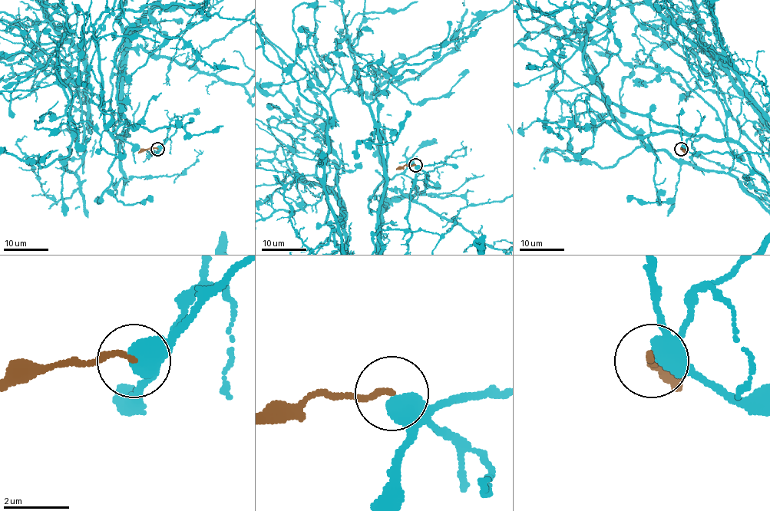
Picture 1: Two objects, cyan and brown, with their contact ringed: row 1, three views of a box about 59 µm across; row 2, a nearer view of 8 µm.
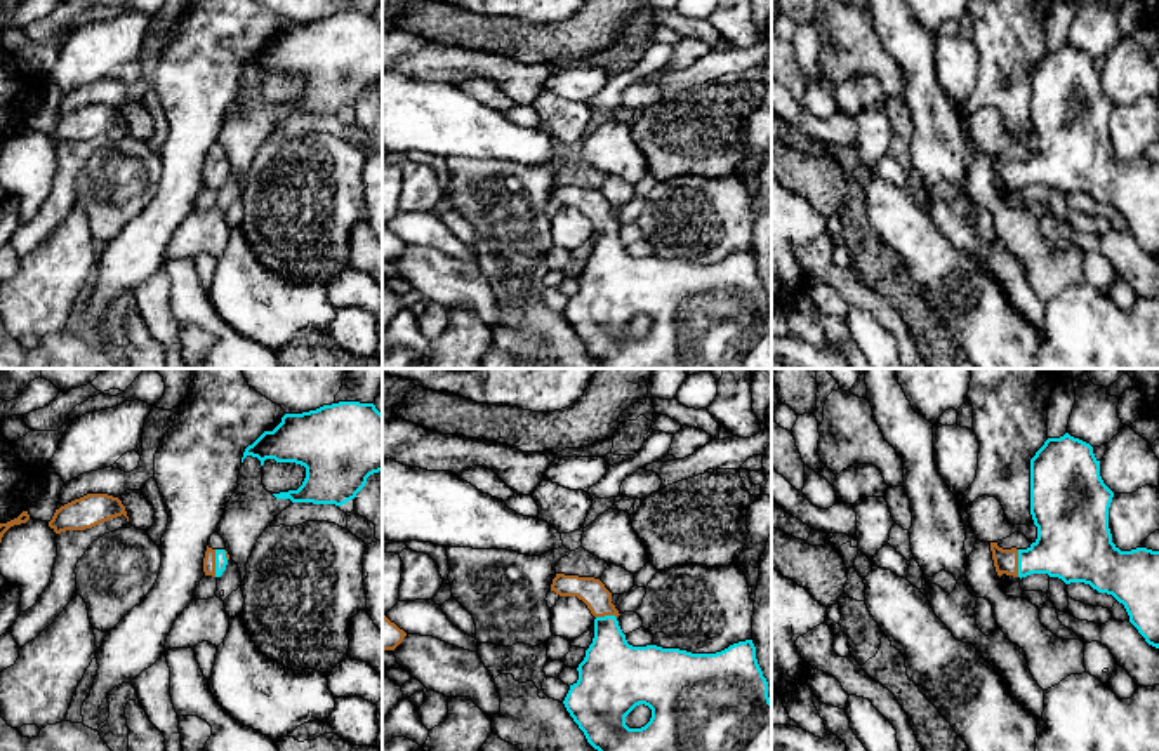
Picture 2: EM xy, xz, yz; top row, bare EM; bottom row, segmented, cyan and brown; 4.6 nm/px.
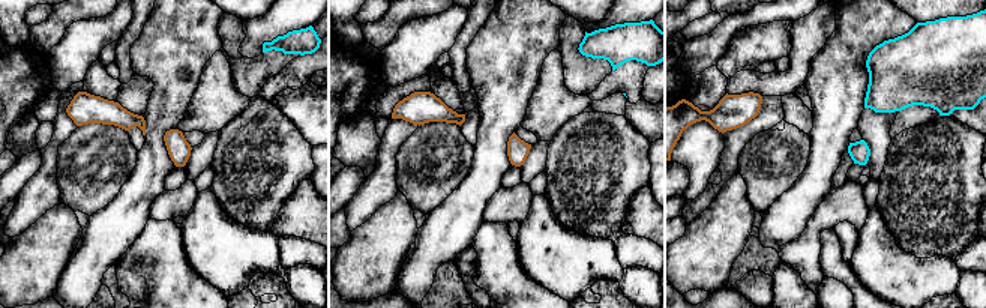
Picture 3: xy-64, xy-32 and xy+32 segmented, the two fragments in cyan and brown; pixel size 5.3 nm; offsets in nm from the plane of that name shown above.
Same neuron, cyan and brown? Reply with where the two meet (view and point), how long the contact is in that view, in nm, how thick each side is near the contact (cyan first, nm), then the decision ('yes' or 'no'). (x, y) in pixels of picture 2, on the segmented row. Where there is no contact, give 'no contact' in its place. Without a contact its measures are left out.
meets cyan in xy at (216, 564); contact 130 nm long; 60 nm thick on the cyan side, 60 nm on the other; yes

